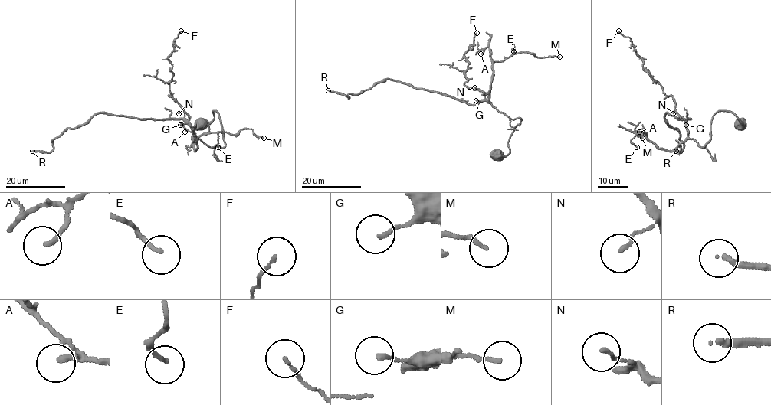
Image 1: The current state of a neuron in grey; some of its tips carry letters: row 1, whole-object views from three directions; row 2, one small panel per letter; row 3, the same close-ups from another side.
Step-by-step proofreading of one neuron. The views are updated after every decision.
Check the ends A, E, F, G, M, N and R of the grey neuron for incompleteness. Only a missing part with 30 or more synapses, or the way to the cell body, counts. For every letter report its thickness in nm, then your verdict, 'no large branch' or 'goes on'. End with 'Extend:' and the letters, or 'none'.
A: 190 nm | goes on
E: 160 nm | no large branch
F: 110 nm | no large branch
G: 140 nm | no large branch
M: 130 nm | no large branch
N: 120 nm | no large branch
R: 200 nm | goes on
Extend: A, R

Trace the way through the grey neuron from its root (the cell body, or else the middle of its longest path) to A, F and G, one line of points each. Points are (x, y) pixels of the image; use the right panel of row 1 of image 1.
A: (741, 122), (731, 112), (718, 111), (703, 147), (688, 138), (671, 150), (632, 132), (639, 132)
F: (741, 122), (731, 112), (718, 111), (704, 147), (690, 139), (674, 98), (644, 70), (631, 40), (618, 31)
G: (741, 122), (742, 125), (731, 112), (718, 111), (711, 121), (710, 140), (703, 147), (688, 137), (686, 125)

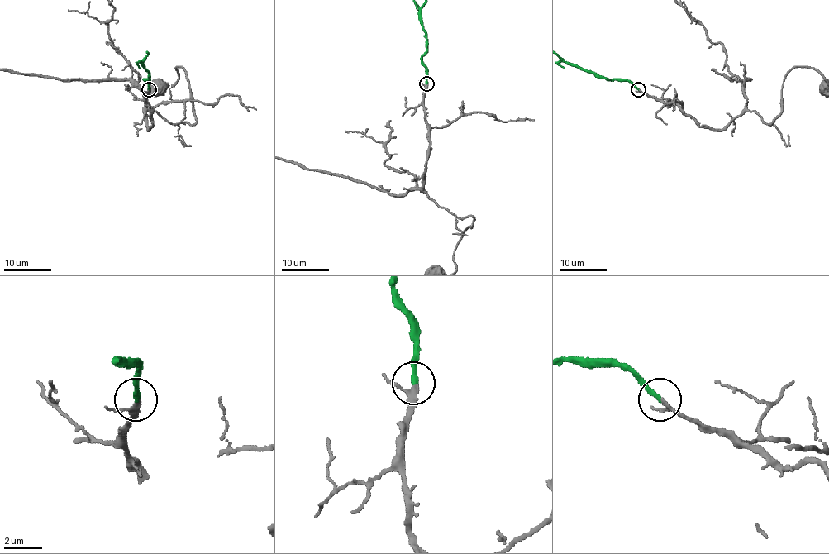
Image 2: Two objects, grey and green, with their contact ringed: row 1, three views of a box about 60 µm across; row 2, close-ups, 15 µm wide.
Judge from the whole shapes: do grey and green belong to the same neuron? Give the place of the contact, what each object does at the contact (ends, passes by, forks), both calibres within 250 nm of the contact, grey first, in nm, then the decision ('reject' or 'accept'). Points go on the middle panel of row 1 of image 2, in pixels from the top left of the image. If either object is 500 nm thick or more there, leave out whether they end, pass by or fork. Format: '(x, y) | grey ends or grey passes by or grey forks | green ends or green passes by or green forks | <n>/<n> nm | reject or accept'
(426, 83) | grey passes by | green ends | 180/240 nm | accept

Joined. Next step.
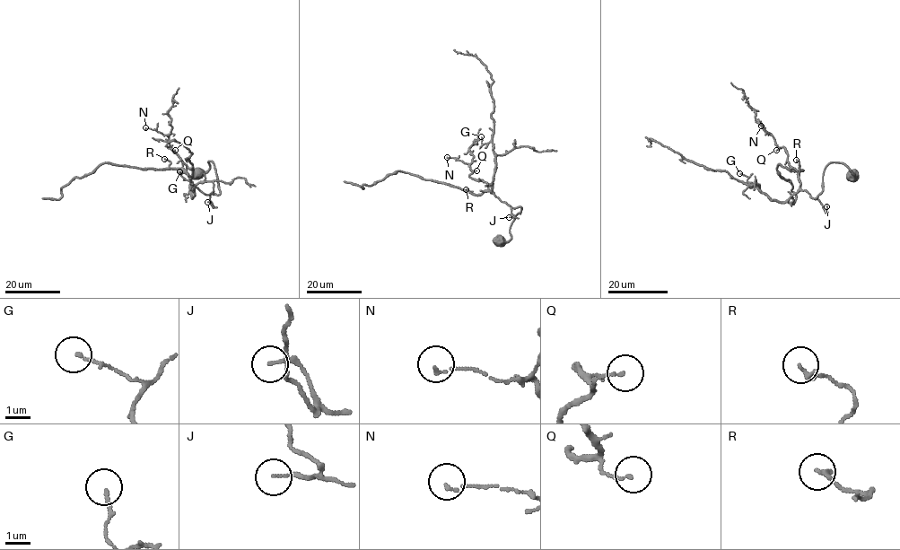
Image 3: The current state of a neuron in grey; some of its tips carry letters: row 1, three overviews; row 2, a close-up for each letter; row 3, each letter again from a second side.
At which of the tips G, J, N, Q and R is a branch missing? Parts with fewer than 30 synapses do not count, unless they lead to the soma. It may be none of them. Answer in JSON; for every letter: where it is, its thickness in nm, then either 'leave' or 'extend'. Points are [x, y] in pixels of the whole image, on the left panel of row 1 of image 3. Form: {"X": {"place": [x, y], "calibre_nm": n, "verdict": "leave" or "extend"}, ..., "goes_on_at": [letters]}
{"G": {"place": [179, 171], "calibre_nm": 110, "verdict": "leave"}, "J": {"place": [207, 202], "calibre_nm": 110, "verdict": "leave"}, "N": {"place": [145, 127], "calibre_nm": 90, "verdict": "leave"}, "Q": {"place": [175, 150], "calibre_nm": 100, "verdict": "leave"}, "R": {"place": [164, 159], "calibre_nm": 150, "verdict": "leave"}, "goes_on_at": []}

